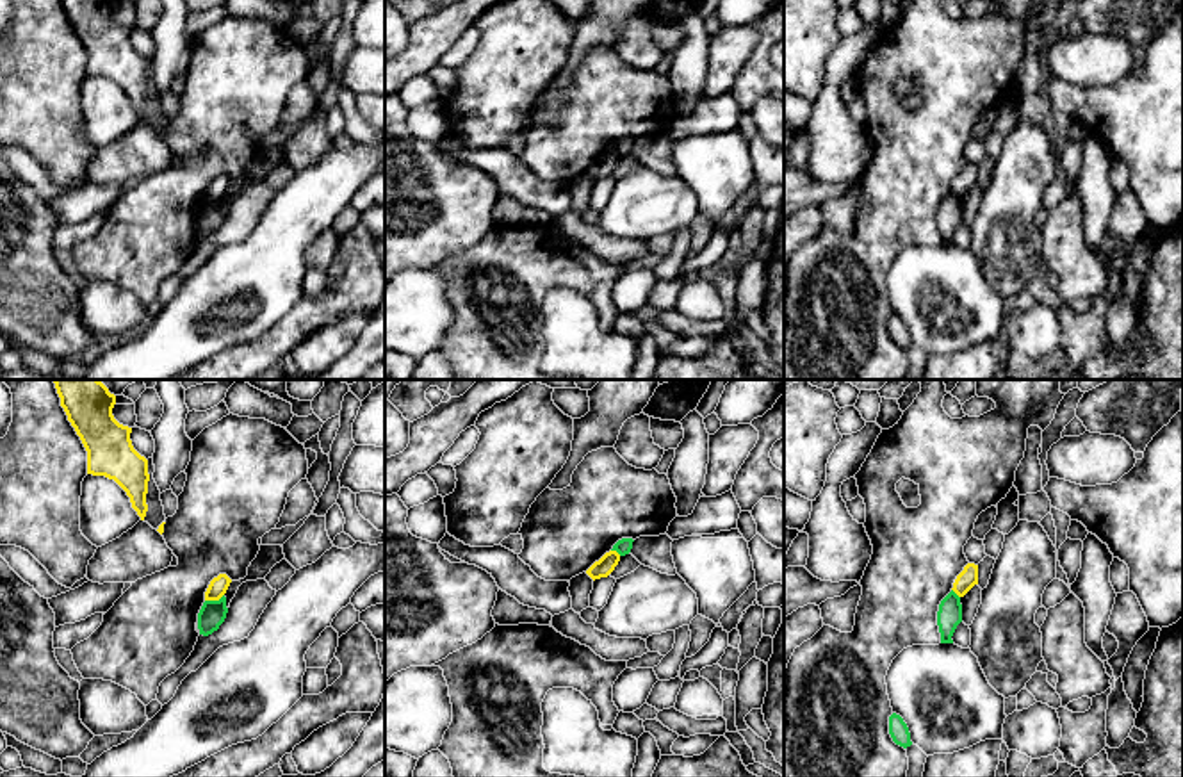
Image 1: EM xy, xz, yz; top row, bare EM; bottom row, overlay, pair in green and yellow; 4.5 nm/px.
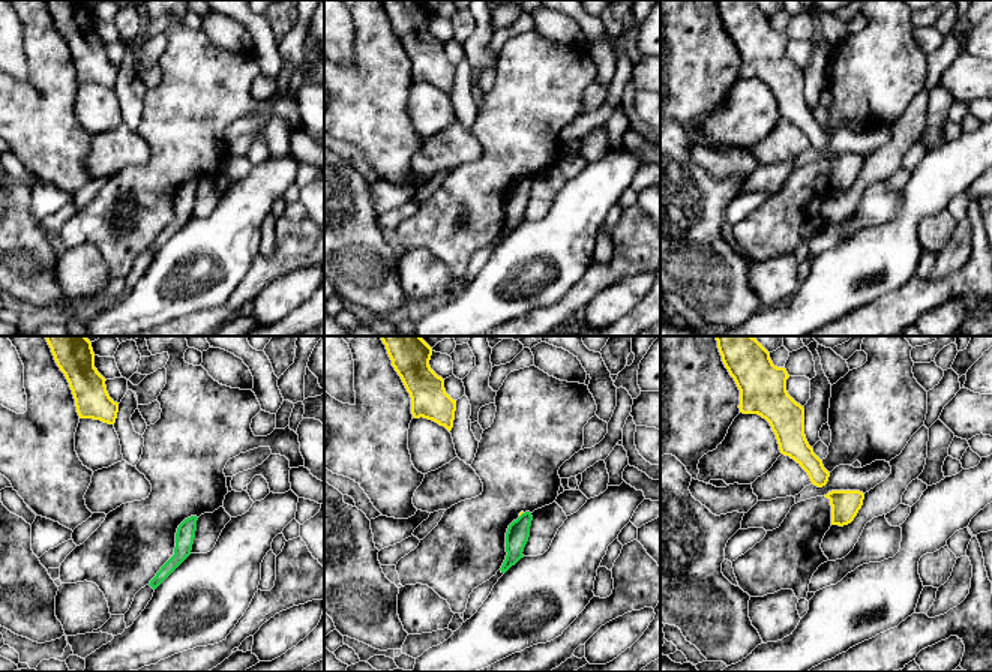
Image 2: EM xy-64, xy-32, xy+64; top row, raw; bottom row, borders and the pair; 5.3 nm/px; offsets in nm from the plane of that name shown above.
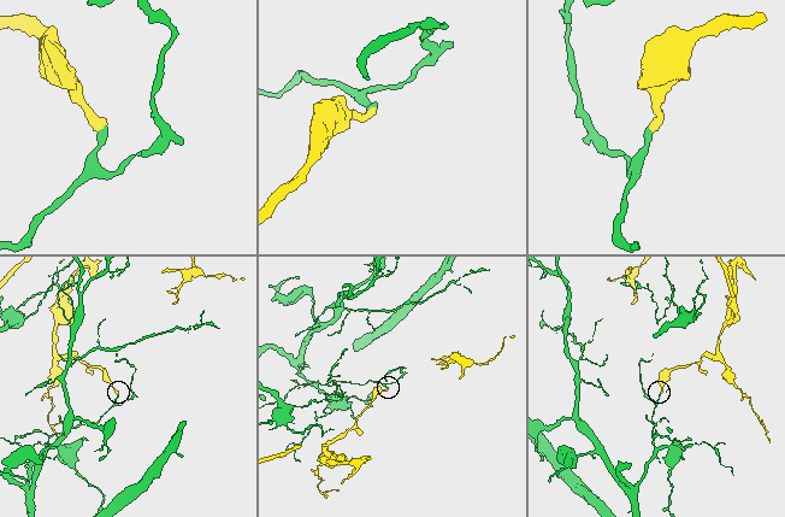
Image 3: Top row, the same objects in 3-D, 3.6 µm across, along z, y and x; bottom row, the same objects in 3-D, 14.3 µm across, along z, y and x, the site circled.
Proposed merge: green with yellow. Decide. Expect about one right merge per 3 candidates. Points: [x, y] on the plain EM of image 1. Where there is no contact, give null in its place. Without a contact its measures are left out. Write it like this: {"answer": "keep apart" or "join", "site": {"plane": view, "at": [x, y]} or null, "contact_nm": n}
{"answer": "keep apart", "site": {"plane": "xy", "at": [214, 202]}, "contact_nm": 90}

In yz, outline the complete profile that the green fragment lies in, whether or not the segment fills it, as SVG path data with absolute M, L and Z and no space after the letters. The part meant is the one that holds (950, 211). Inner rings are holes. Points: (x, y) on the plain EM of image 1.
M951 191L939 205L937 226L941 233L941 244L953 244L951 237L957 226L962 223L960 198Z

